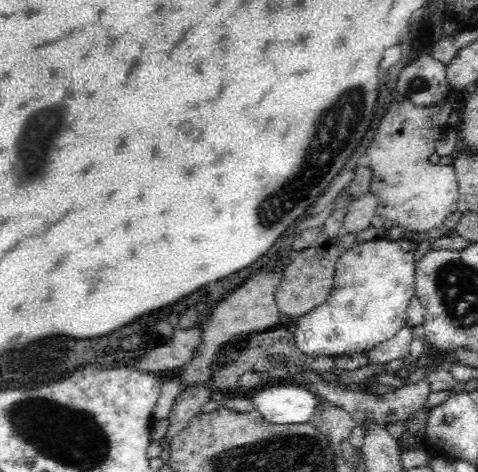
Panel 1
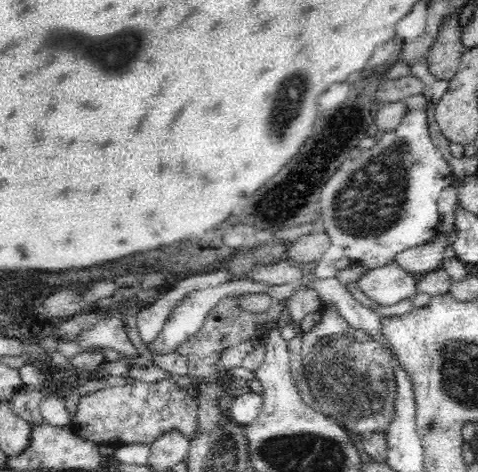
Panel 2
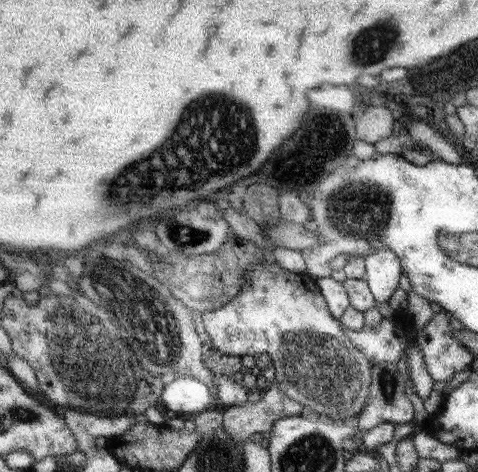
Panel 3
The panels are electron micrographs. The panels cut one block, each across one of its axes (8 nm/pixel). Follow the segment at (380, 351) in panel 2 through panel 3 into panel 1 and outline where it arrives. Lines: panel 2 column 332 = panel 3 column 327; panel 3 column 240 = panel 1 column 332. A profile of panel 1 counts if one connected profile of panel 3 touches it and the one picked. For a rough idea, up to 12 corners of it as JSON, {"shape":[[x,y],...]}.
{"shape":[[374,238],[336,264],[296,318],[314,358],[370,352],[406,326],[416,260]]}

